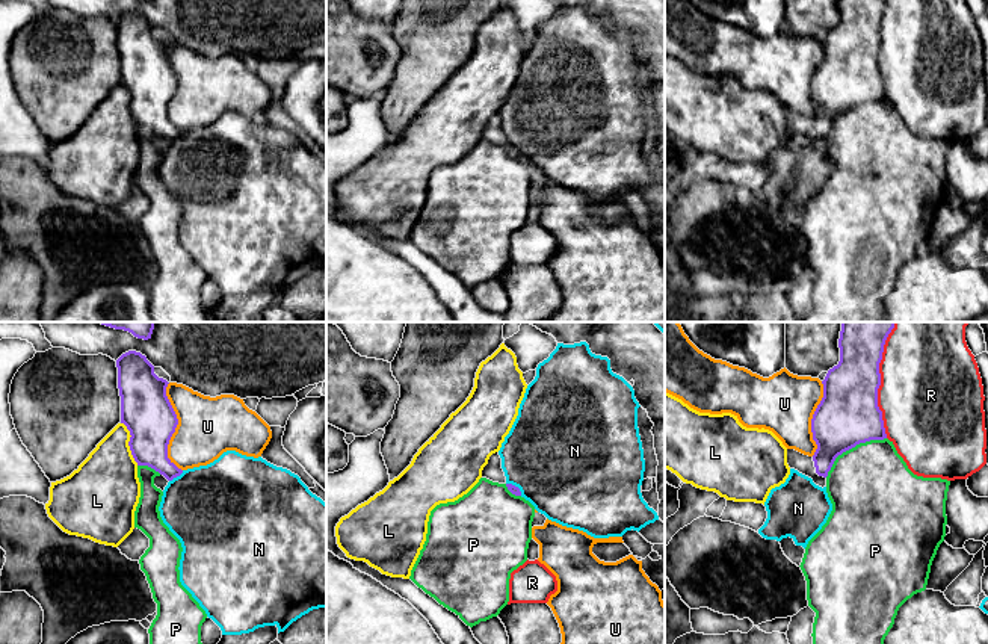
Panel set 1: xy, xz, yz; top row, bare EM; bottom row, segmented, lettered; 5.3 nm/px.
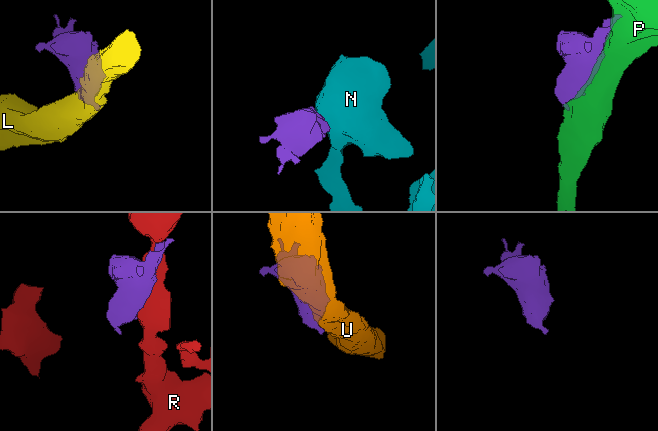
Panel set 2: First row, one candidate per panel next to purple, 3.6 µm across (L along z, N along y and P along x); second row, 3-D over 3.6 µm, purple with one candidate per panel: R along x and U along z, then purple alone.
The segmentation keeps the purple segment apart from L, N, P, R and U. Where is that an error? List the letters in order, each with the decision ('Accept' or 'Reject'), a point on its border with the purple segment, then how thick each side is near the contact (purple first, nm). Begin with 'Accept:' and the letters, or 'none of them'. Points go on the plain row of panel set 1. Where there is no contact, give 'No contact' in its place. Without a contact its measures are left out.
Accept: none of them
L: Reject. Touches purple at xy (129, 105). Thickness 280 nm (purple) against 340 nm
N: Reject. Touches purple at xy (175, 138). Thickness 200 nm (purple) against 460 nm
P: Reject. Touches purple at yz (851, 109). Thickness 320 nm (purple) against 460 nm
R: Reject. Touches purple at yz (878, 49). Thickness 320 nm (purple) against 480 nm
U: Reject. Touches purple at xy (175, 88). Thickness 280 nm (purple) against 320 nm

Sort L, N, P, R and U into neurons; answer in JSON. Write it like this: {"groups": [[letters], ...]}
{"groups": [["L"], ["N"], ["P"], ["R"], ["U"]]}

